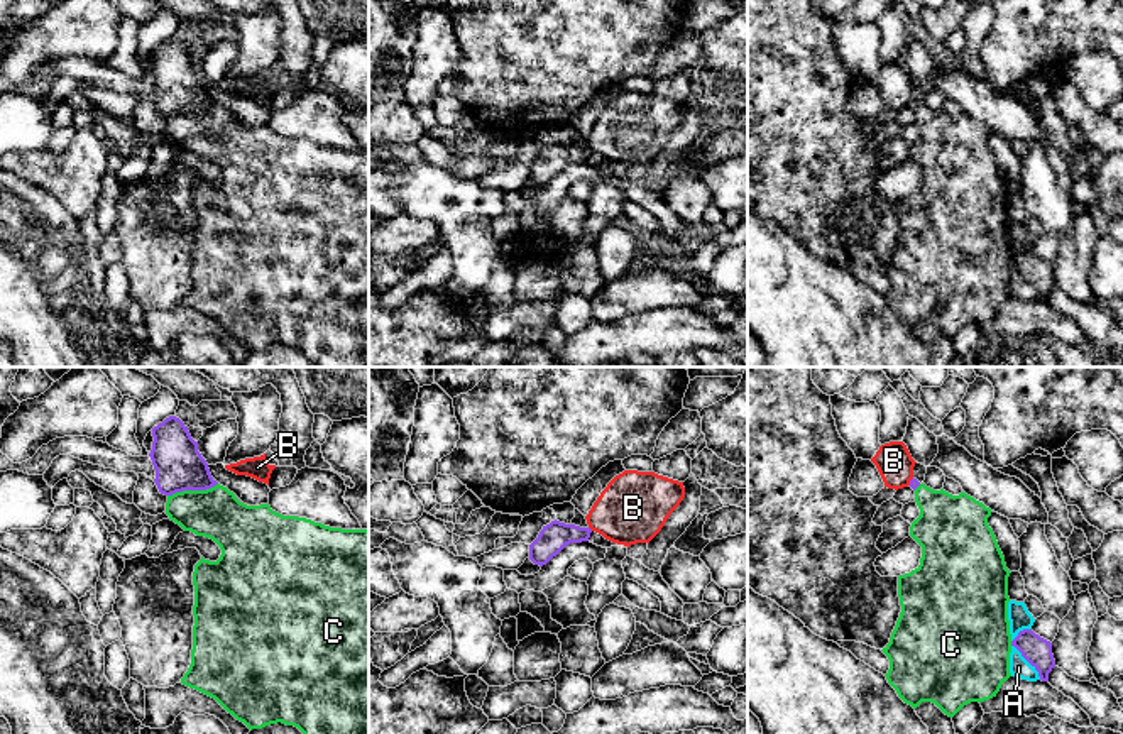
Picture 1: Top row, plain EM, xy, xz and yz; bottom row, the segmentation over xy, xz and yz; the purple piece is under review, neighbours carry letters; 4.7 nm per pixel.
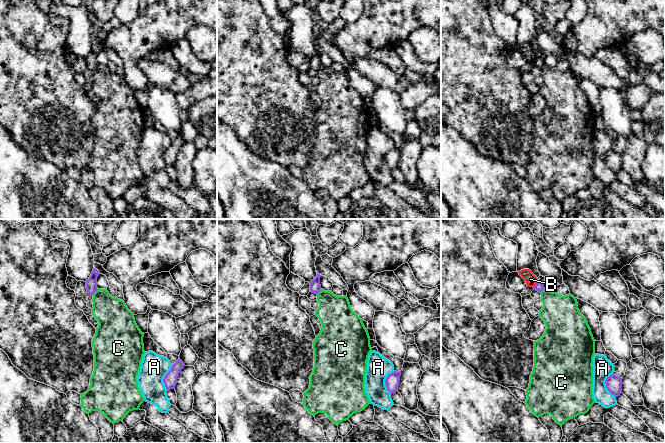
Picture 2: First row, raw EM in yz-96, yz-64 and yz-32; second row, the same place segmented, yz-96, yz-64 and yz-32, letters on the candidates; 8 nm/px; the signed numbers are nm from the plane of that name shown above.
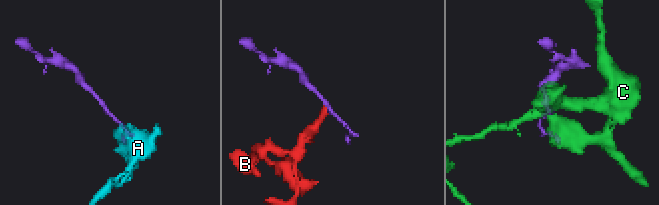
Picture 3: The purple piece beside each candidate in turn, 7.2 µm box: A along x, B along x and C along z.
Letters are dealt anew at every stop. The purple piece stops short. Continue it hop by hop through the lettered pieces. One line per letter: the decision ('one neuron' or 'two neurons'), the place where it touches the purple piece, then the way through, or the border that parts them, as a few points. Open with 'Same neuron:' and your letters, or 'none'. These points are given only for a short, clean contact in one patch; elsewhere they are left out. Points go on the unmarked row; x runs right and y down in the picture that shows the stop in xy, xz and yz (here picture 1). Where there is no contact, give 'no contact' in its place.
Same neuron: none
A: two neurons | yz (1027, 281) | along yz (1012, 266), (1040, 300)
B: two neurons | yz (910, 102) | along yz (912, 98), (909, 105)
C: two neurons | xy (191, 110)

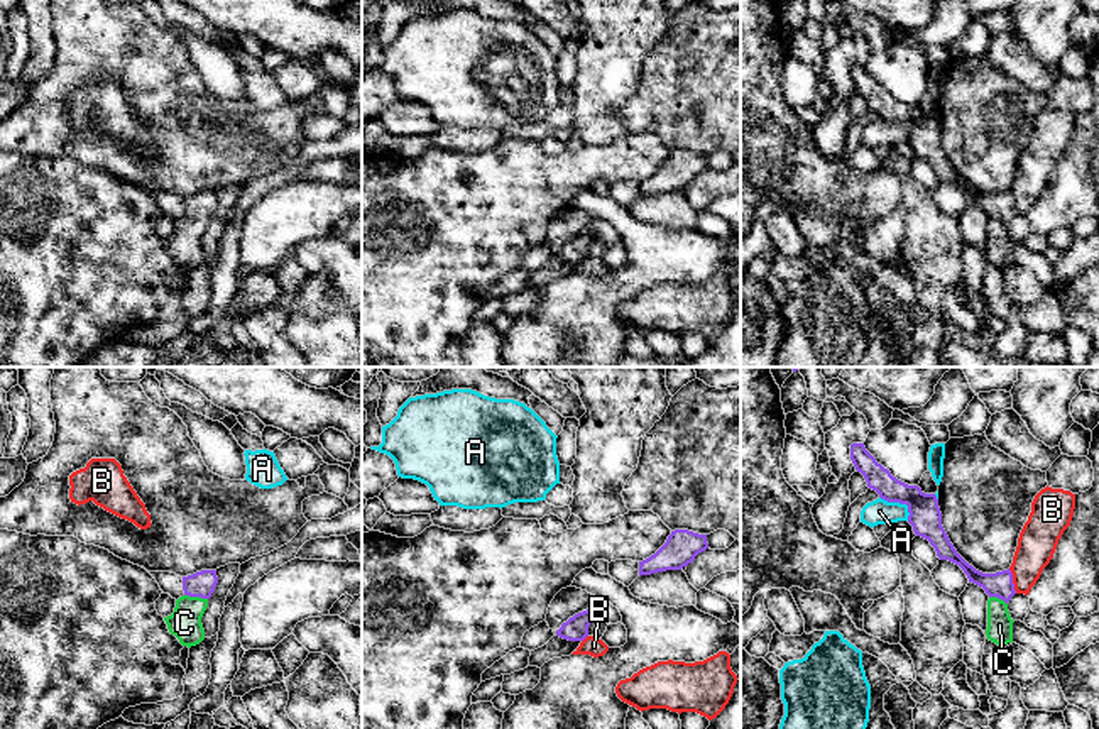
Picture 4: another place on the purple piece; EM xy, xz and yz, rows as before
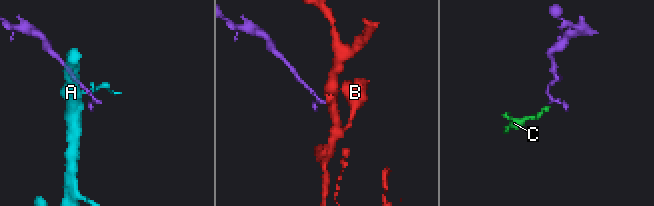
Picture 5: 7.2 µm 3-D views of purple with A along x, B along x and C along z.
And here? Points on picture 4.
Same neuron: C
A: two neurons | yz (900, 124) | along yz (880, 117), (888, 122), (903, 124), (908, 141)
B: two neurons | yz (1011, 202) | along yz (1008, 190), (1016, 213)
C: one neuron | xy (196, 217) | across xy (202, 205), (196, 217), (185, 244)

